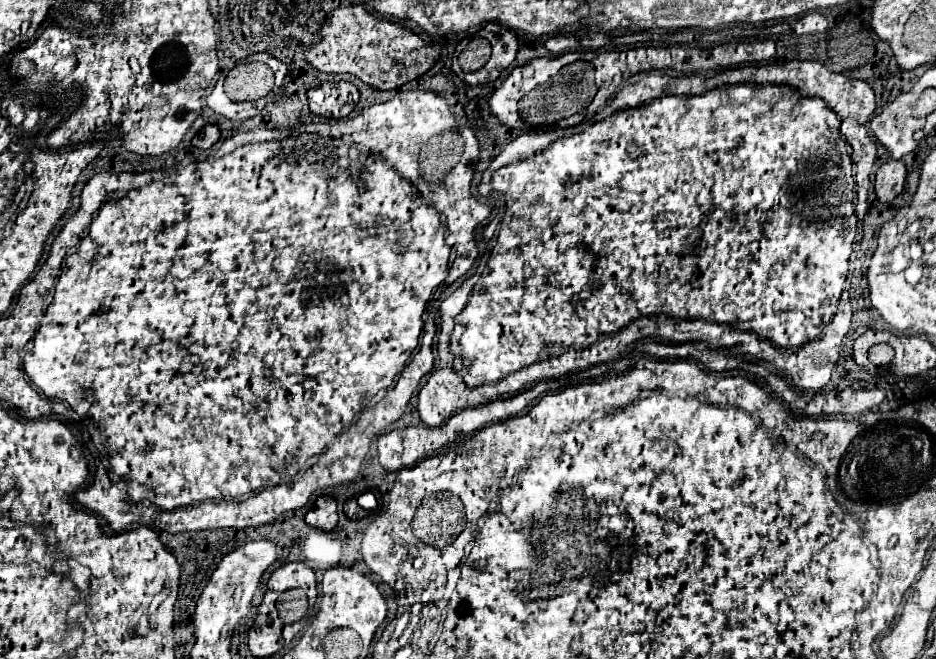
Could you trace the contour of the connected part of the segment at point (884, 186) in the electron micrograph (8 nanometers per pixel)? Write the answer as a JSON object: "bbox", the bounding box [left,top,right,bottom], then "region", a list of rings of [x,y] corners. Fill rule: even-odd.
{"bbox":[876,160,906,202],"region":[[[888,160],[876,172],[876,196],[880,202],[892,202],[904,188],[906,164],[902,160]]]}

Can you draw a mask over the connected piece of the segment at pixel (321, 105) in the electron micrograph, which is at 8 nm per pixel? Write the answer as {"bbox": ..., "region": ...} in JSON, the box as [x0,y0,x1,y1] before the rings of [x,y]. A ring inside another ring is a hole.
{"bbox":[308,82,360,120],"region":[[[328,82],[308,90],[308,104],[310,112],[316,116],[342,120],[354,110],[354,106],[358,104],[358,96],[360,92],[352,82]]]}

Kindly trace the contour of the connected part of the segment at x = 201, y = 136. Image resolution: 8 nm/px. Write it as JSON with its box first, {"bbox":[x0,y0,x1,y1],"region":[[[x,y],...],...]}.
{"bbox":[192,124,220,150],"region":[[[208,124],[208,126],[204,126],[204,128],[192,138],[192,144],[194,144],[196,148],[206,150],[206,148],[212,148],[218,140],[220,140],[220,130],[218,130],[216,126]]]}

